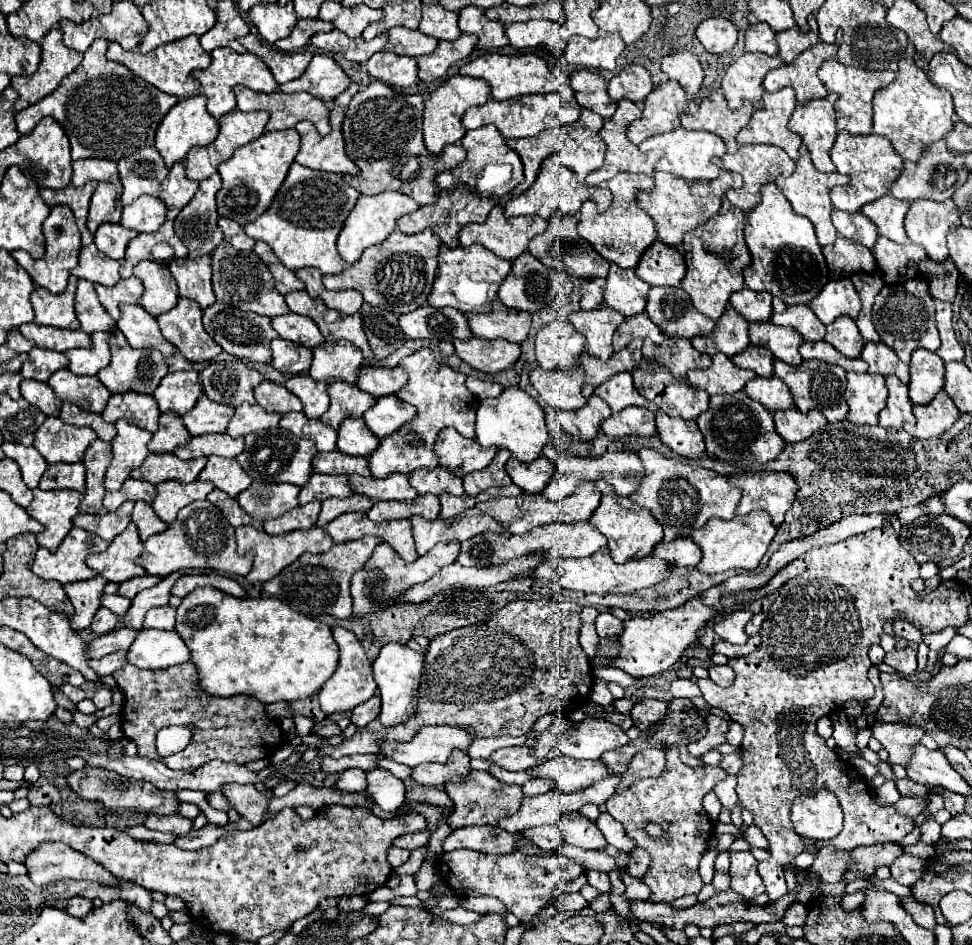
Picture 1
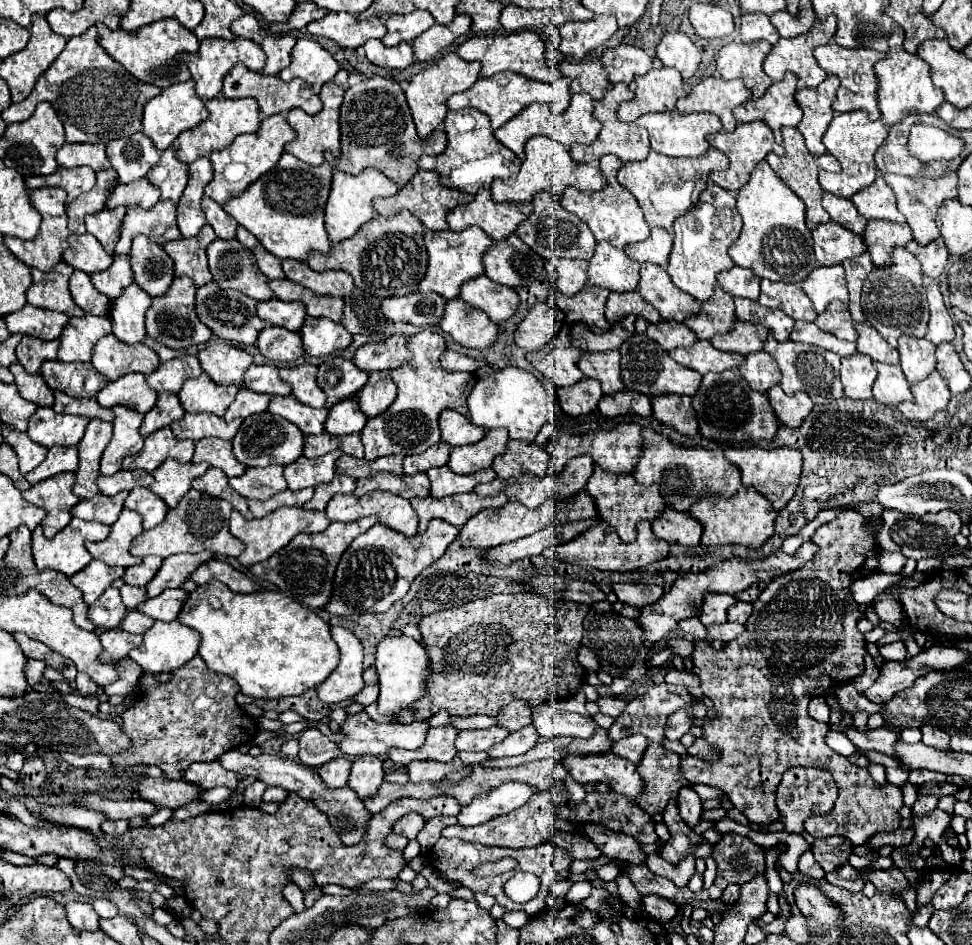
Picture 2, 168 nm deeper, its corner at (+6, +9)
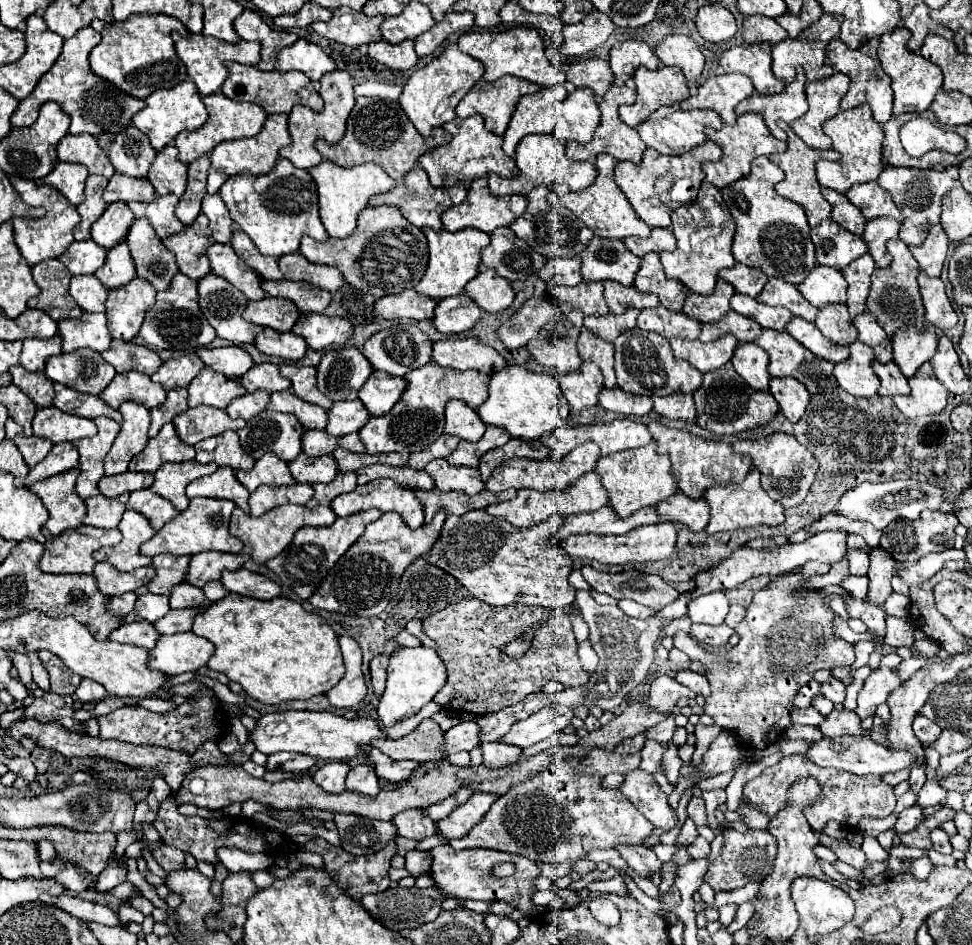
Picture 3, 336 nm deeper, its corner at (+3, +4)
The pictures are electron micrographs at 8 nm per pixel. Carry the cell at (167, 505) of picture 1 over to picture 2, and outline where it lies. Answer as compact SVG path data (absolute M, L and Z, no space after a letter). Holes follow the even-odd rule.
M166 459L154 473L154 483L150 489L164 499L164 503L172 509L180 503L180 499L190 491L190 483L194 477L200 477L208 471L208 463L180 463L174 459Z

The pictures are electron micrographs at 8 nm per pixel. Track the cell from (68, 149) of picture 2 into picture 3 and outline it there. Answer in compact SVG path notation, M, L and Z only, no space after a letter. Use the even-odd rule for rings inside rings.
M67 134L57 146L57 156L59 162L87 166L89 174L103 174L105 178L111 178L115 172L107 154L99 148L97 138L93 138L91 134Z

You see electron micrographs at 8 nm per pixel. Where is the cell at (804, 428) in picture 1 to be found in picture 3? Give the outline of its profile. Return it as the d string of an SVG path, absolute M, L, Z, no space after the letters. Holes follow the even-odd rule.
M771 378L769 392L777 400L781 414L791 422L799 422L811 402L807 388L795 378Z

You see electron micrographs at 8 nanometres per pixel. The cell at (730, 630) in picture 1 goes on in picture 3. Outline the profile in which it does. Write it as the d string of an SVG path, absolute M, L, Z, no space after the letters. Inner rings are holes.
M715 590L715 592L703 594L695 600L691 600L687 616L699 624L719 626L719 624L723 624L723 618L727 612L729 612L729 602L727 602L725 594Z

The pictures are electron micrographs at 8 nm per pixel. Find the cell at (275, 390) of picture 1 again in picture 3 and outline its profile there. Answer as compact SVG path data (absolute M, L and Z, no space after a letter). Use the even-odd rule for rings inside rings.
M255 364L243 378L241 384L247 392L257 392L257 390L265 390L269 394L273 392L281 392L291 388L289 378L283 378L279 374L279 368L275 364Z

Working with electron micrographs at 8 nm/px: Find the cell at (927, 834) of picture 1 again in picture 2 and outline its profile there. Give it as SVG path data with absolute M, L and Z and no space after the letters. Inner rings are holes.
M922 793L922 795L918 795L912 811L920 817L920 815L924 815L924 813L934 811L934 809L936 809L936 803L938 803L938 797L936 797L936 795L932 795L932 793Z

